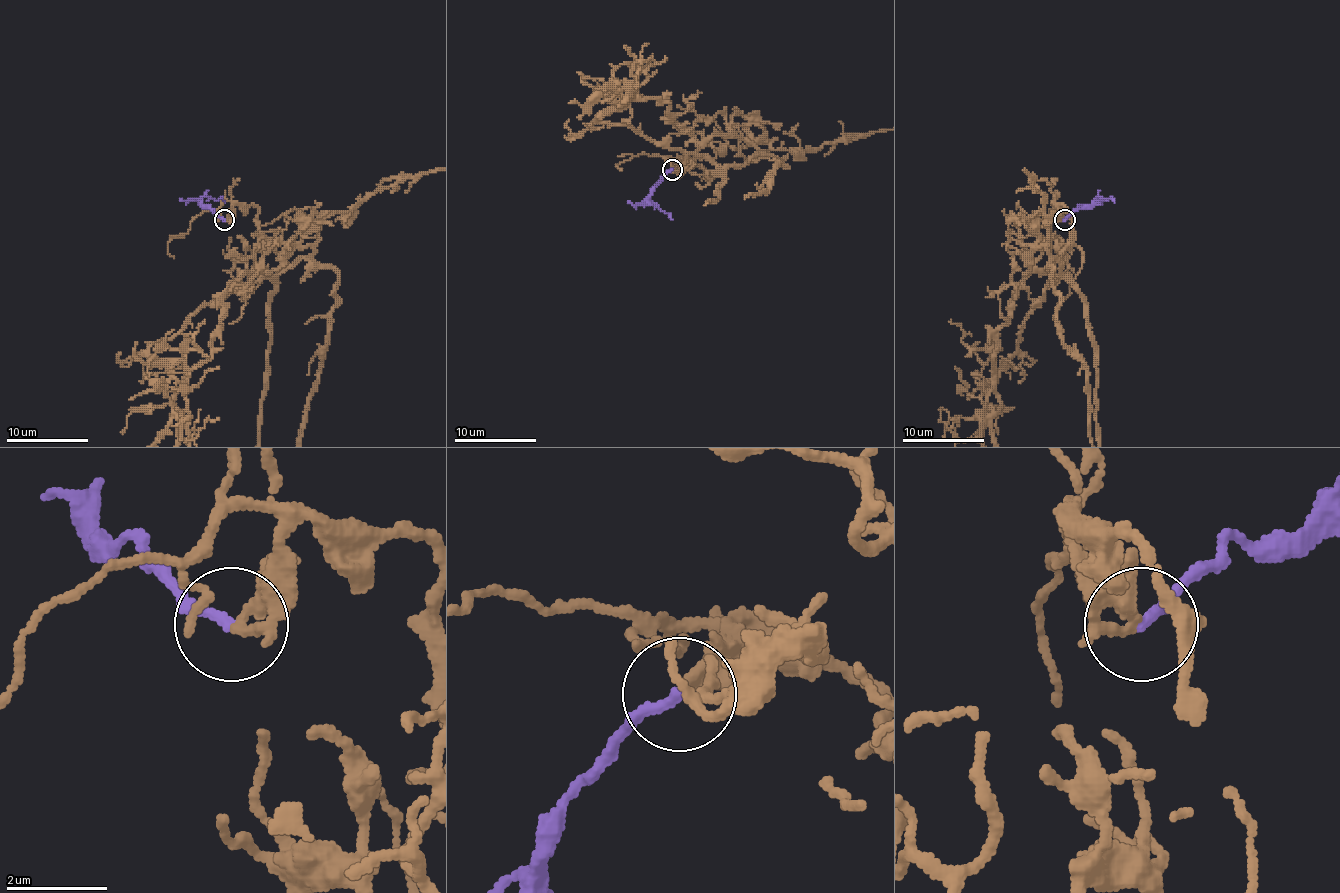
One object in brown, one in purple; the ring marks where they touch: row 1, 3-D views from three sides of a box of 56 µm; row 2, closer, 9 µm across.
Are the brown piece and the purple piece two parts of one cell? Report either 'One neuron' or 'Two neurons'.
One neuron

